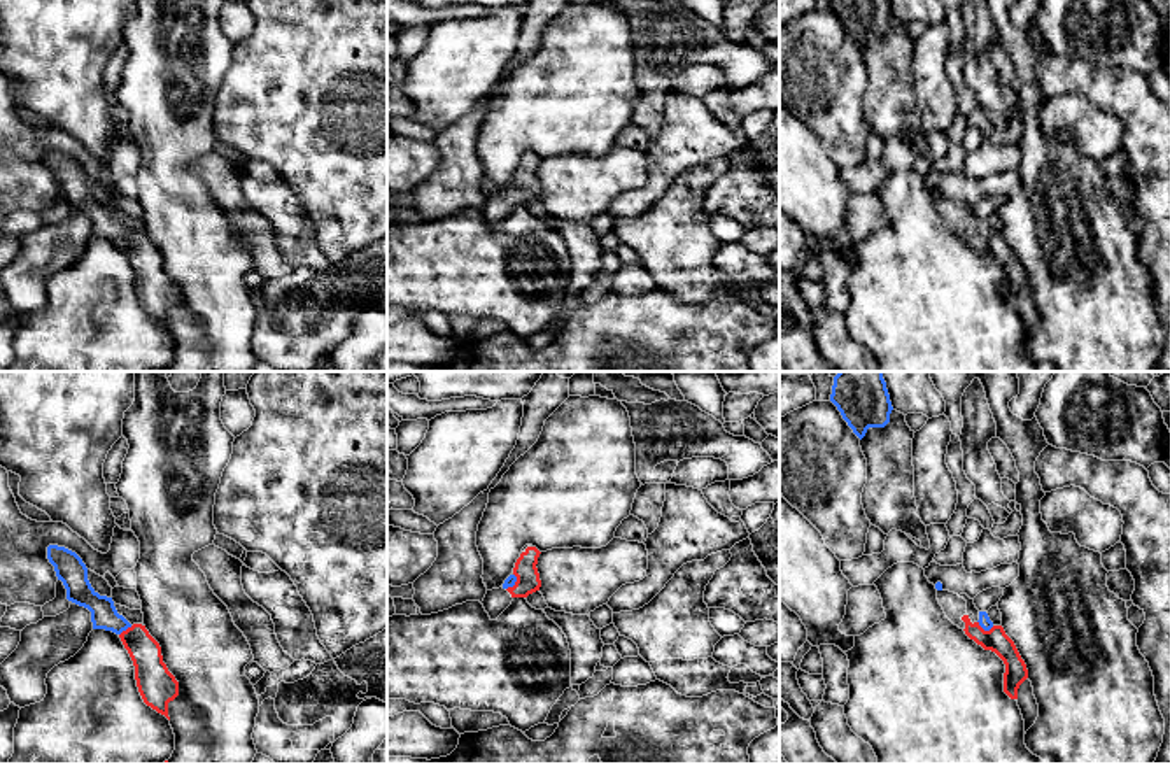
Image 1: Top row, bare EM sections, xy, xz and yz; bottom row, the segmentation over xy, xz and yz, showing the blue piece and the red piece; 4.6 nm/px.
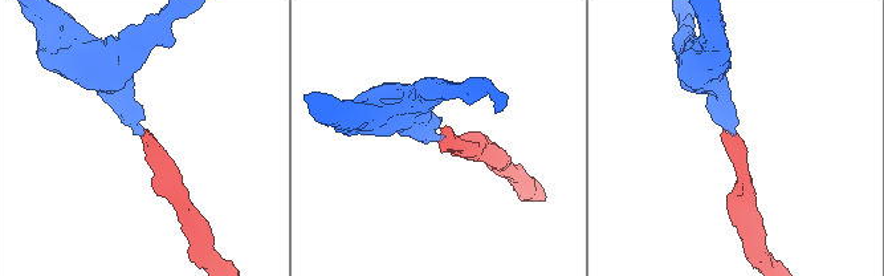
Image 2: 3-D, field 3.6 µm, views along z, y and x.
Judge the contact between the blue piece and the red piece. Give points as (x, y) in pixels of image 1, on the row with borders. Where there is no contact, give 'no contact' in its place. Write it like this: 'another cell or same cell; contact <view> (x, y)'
same cell; contact yz (985, 629)

